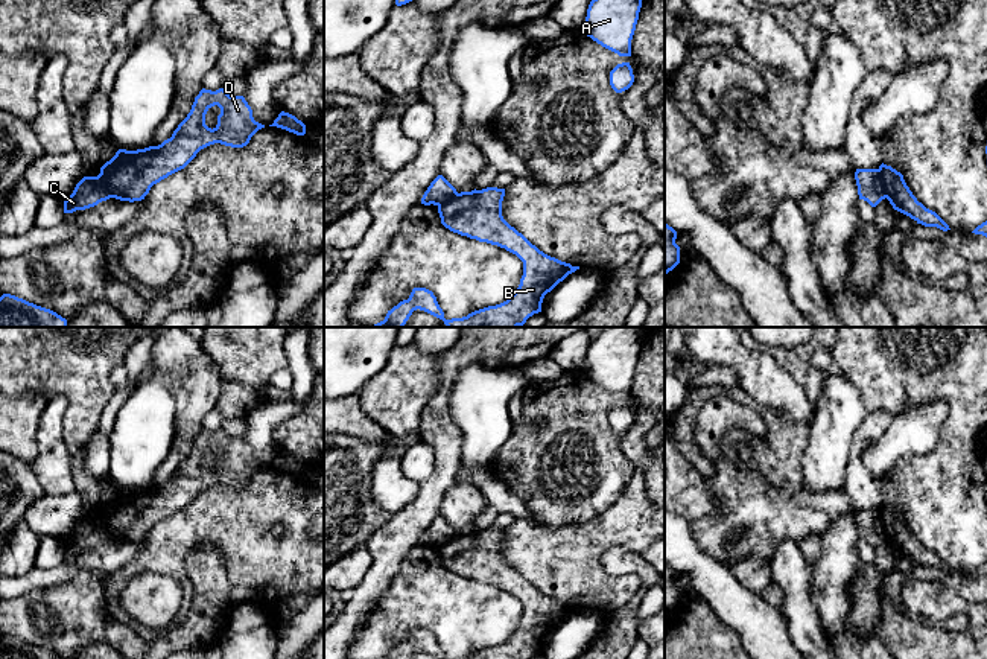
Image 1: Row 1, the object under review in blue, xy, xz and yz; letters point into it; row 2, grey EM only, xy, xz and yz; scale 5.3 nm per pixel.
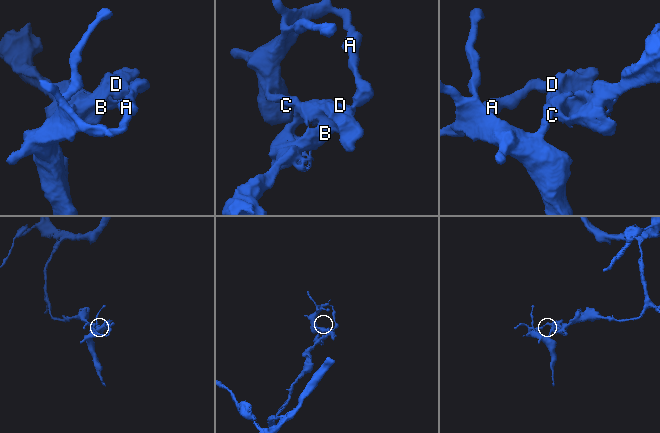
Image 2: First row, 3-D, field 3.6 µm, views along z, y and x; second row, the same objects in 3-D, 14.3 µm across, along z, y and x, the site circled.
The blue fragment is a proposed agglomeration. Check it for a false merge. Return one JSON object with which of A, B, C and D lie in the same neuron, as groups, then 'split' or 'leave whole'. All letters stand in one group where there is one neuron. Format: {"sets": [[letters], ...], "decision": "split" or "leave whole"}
{"sets": [["A", "C"], ["B", "D"]], "decision": "split"}

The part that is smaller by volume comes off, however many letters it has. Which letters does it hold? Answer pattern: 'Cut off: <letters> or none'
Cut off: A, C

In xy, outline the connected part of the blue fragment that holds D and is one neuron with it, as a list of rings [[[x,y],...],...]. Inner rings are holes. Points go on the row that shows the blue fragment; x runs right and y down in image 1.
[[[202,88],[170,138],[144,149],[119,149],[100,167],[99,175],[111,198],[141,201],[154,184],[184,169],[201,149],[214,143],[243,148],[262,128],[265,125],[254,120],[243,96],[230,96],[224,88]],[[214,105],[221,108],[221,114],[211,129],[205,125],[205,114]]]

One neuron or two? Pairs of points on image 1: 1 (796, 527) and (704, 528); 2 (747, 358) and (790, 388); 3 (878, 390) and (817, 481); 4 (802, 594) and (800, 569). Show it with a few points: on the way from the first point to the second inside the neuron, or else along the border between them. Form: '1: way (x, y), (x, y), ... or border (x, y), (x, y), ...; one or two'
1: way (773, 521), (727, 521); one
2: way (758, 369), (779, 388); one
3: border (849, 379), (860, 391), (867, 413); two
4: way (800, 588), (800, 576); one

